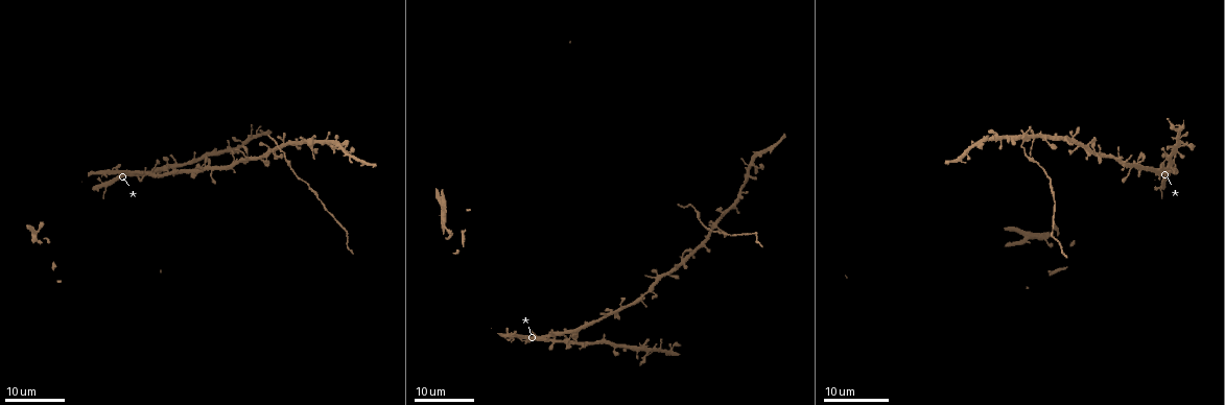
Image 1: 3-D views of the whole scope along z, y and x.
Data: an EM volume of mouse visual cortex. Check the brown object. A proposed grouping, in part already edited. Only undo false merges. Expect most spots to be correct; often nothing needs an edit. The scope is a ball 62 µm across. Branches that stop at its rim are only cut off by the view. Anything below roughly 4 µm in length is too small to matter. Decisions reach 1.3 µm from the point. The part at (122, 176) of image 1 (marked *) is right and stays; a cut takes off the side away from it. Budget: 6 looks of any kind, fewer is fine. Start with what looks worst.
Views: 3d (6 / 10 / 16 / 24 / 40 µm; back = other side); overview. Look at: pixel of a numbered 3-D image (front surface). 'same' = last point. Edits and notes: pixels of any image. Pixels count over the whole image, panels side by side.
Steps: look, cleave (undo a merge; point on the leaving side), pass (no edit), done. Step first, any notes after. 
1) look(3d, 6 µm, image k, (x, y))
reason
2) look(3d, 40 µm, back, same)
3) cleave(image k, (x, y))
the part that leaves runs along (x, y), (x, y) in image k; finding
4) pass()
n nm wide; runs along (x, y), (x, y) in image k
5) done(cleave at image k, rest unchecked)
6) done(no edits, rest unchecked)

look(3d, 16 µm, image 1, (713, 226))
arms part here

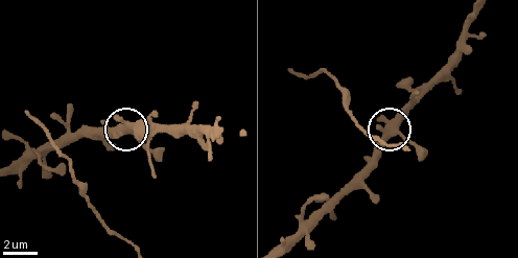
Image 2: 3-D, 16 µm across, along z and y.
look(3d, 6 µm, image 2, (386, 126))
zoom in

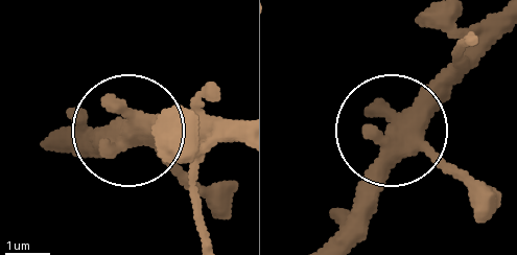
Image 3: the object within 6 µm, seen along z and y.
pass()
3 arms; one neuron here

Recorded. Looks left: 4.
look(3d, 16 µm, image 1, (1170, 170))
arms run side by side

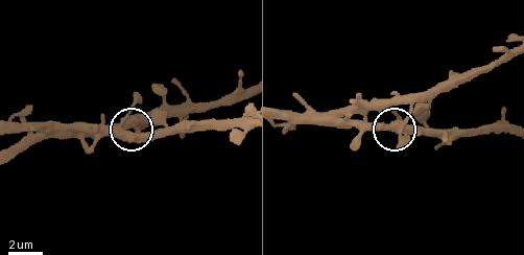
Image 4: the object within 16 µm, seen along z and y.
look(3d, 10 µm, image 4, (401, 127))

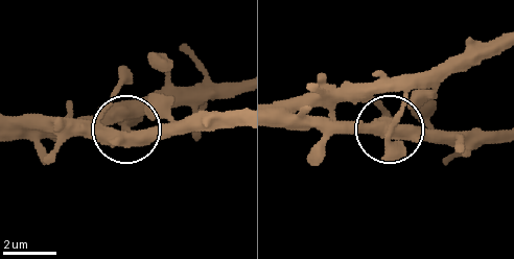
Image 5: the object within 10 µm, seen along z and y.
pass()
continuous, no second neuron

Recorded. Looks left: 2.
done(no edits, rest unchecked)

